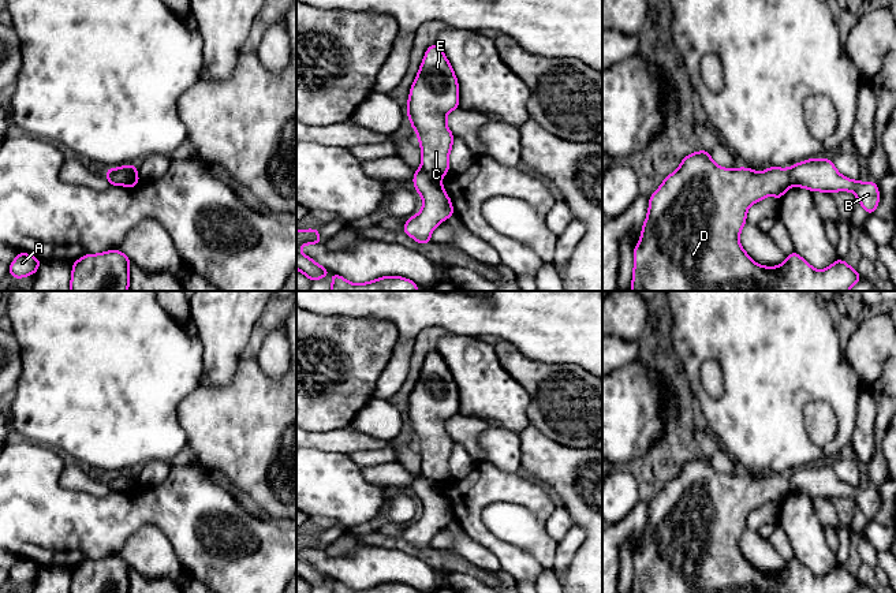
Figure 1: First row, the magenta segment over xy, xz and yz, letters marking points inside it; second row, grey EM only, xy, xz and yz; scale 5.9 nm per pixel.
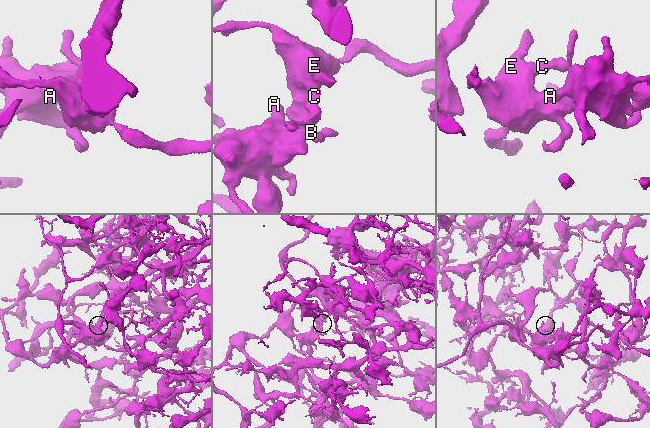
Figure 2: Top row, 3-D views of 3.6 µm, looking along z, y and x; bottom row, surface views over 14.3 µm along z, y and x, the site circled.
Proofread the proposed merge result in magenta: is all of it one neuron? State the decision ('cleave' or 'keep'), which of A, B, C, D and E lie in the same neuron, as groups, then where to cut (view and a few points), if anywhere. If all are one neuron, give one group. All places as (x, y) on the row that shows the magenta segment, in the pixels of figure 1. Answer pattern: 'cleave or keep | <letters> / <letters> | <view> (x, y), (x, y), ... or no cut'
cleave | A B / C D E | xy (135, 170), (126, 172), (126, 179), (122, 185)

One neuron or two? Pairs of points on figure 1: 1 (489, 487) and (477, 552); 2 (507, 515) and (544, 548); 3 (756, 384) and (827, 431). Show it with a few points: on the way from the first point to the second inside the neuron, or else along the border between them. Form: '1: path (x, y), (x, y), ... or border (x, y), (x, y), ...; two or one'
1: border (465, 532), (484, 545), (497, 559), (500, 567); two
2: path (516, 525), (534, 539); one
3: border (814, 399), (805, 407), (805, 429), (817, 446); two

